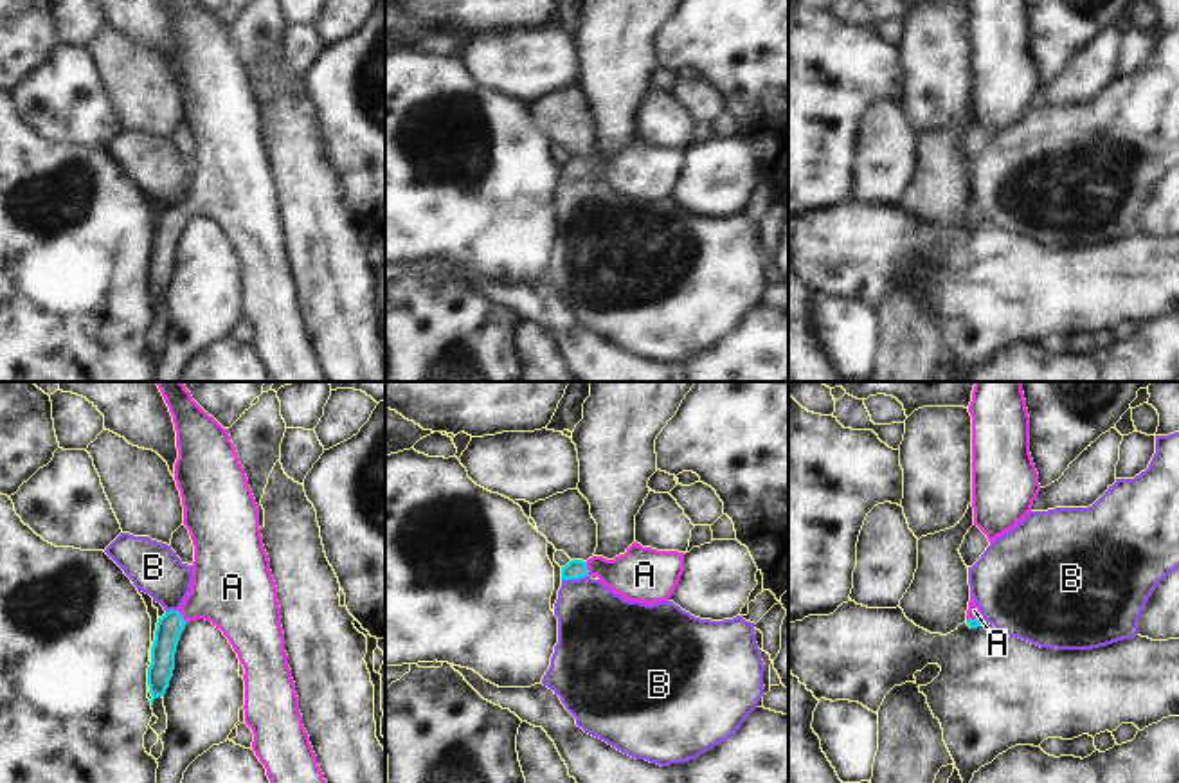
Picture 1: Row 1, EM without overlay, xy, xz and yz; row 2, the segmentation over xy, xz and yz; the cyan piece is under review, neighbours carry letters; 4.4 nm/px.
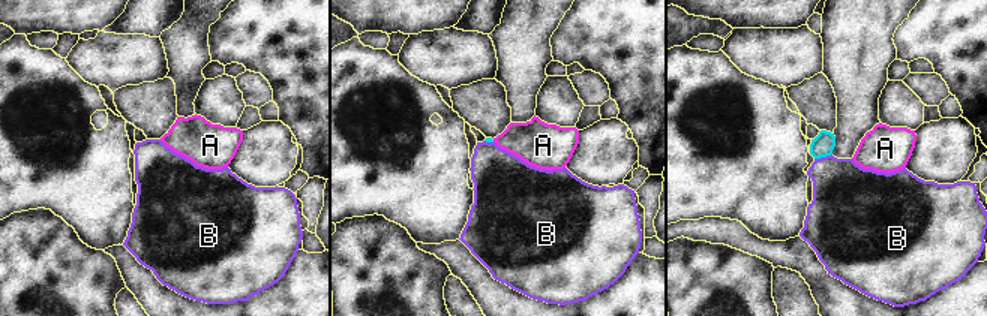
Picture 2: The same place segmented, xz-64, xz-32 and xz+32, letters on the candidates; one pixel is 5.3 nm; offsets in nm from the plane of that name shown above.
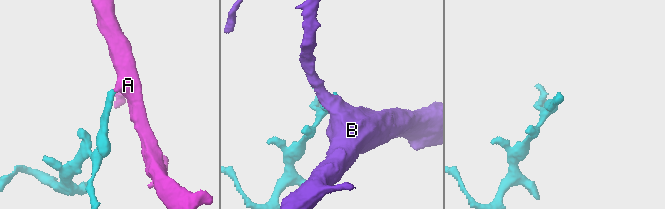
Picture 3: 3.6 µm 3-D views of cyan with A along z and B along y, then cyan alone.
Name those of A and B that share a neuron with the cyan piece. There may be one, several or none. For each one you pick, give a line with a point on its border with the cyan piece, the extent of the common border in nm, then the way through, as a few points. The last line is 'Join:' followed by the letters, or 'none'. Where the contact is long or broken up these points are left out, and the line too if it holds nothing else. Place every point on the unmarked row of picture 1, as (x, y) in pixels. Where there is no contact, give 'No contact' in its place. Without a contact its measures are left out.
A: Touches cyan at xz (587, 166). Shared border 70 nm. Path across: xz (575, 166), (587, 166), (643, 171)
Join: A

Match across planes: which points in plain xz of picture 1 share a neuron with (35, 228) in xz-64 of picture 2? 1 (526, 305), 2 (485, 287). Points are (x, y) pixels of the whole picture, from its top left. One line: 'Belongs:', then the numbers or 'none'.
Belongs: none

